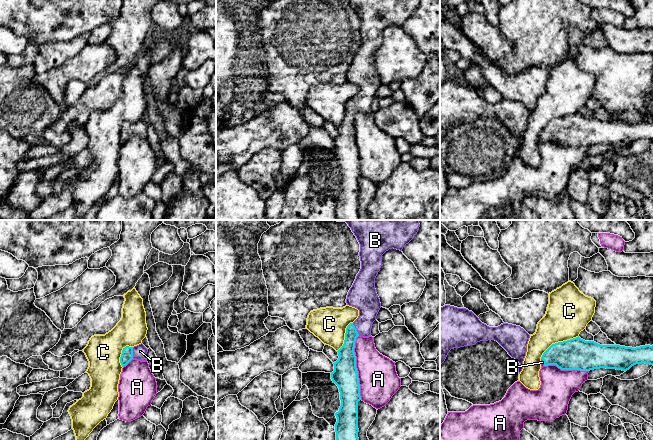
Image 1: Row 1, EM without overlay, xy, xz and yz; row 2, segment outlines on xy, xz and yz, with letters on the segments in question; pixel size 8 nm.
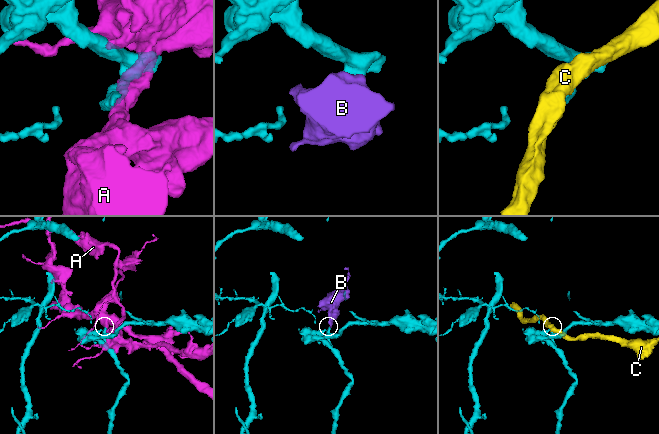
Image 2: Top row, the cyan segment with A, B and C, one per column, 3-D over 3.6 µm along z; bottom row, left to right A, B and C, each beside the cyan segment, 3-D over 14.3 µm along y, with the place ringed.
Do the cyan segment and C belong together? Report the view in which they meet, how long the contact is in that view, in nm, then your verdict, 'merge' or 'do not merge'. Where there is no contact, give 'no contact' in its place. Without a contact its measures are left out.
contact in yz; length 360 nm; do not merge

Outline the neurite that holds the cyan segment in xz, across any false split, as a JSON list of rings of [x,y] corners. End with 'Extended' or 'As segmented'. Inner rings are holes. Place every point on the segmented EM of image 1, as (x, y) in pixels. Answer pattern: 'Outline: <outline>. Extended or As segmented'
Outline: [[[346,220],[348,226],[356,236],[360,244],[361,269],[350,288],[346,303],[359,310],[358,318],[346,328],[343,346],[337,351],[338,360],[334,362],[334,371],[331,379],[340,392],[341,406],[335,413],[336,440],[359,440],[358,438],[358,402],[361,400],[358,371],[356,368],[356,356],[354,352],[356,338],[358,336],[371,336],[371,328],[381,308],[380,299],[375,289],[375,278],[382,265],[382,255],[389,249],[402,251],[417,234],[420,224],[418,220]]]. Extended

